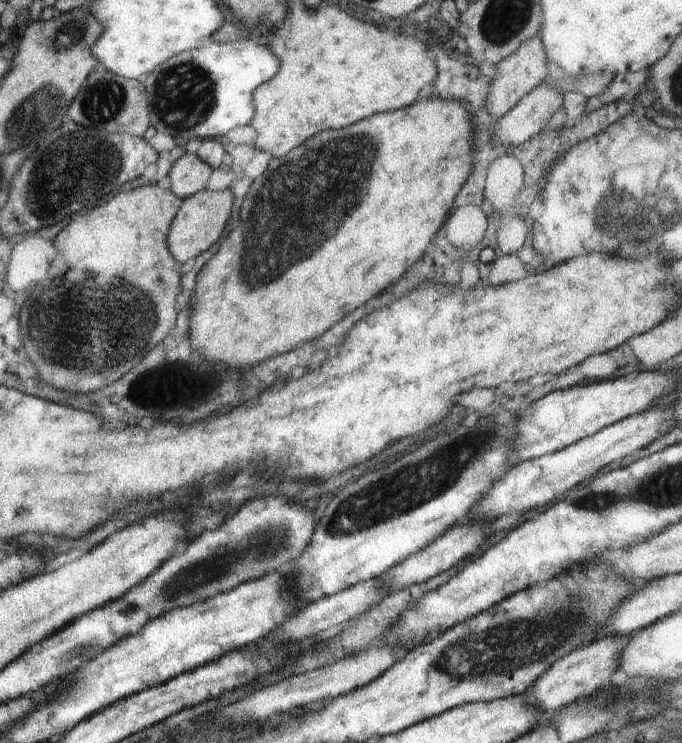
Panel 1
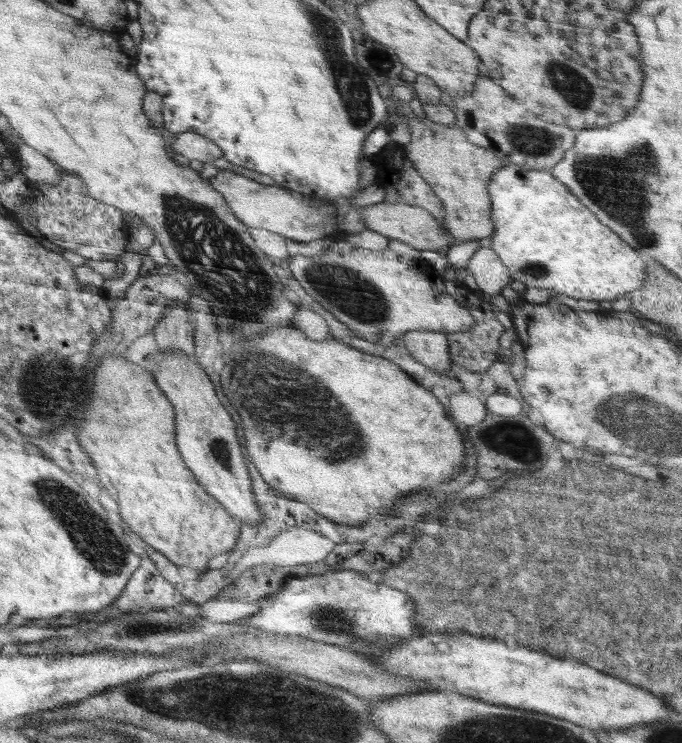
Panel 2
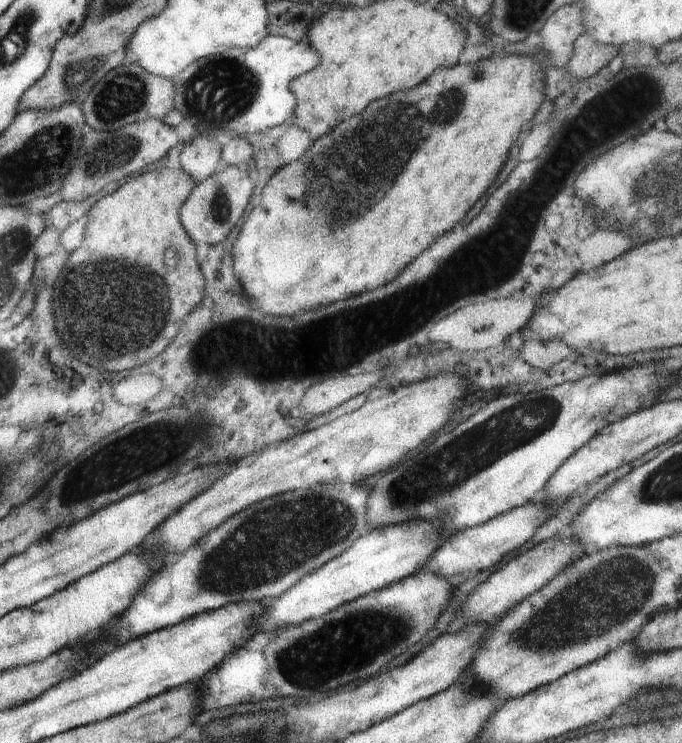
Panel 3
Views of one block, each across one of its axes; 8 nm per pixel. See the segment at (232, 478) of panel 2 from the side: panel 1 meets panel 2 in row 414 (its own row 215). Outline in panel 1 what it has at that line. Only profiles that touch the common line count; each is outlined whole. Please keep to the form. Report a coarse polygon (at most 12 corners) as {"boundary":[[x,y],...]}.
{"boundary":[[232,187],[182,200],[166,236],[182,265],[216,244]]}

